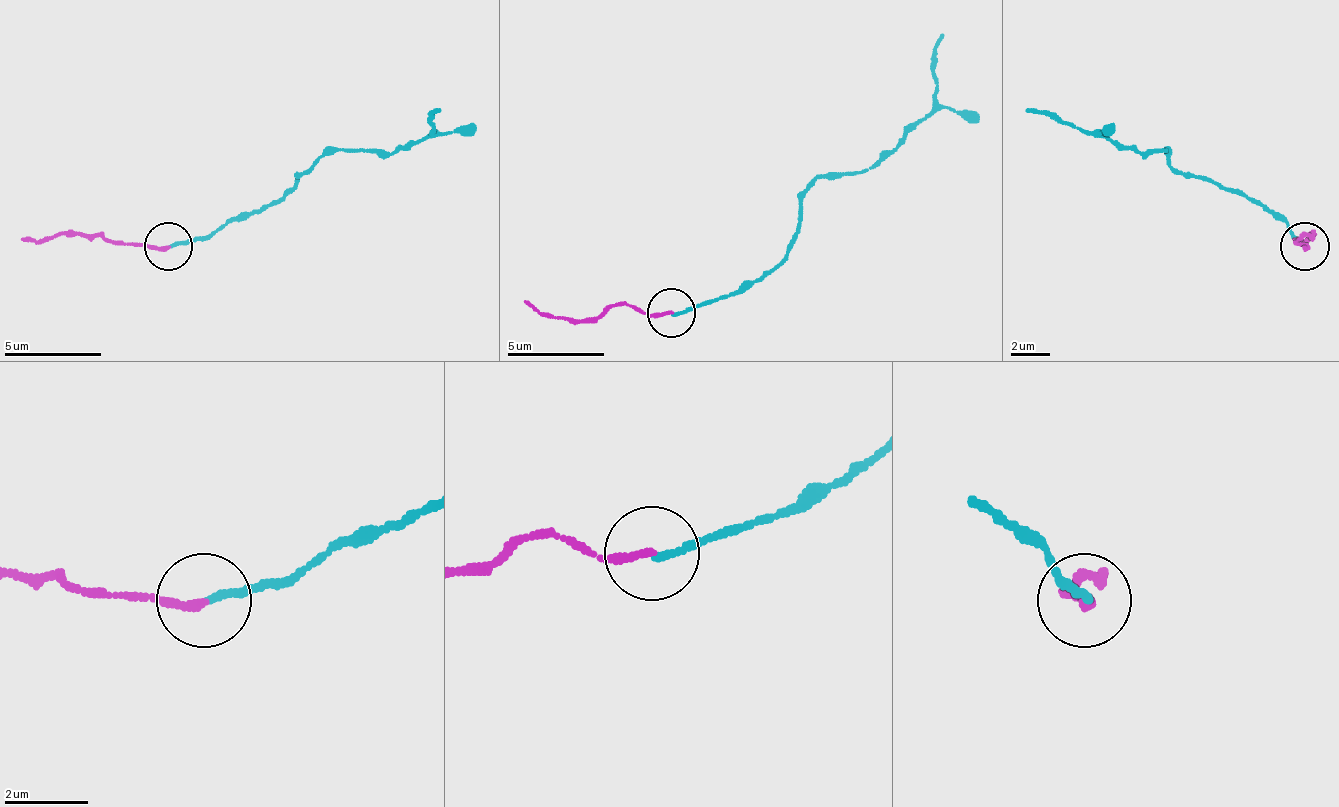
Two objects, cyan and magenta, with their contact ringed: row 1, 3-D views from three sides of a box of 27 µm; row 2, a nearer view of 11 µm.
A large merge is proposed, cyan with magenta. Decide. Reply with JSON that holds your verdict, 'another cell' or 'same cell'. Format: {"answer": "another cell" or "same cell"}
{"answer": "another cell"}

